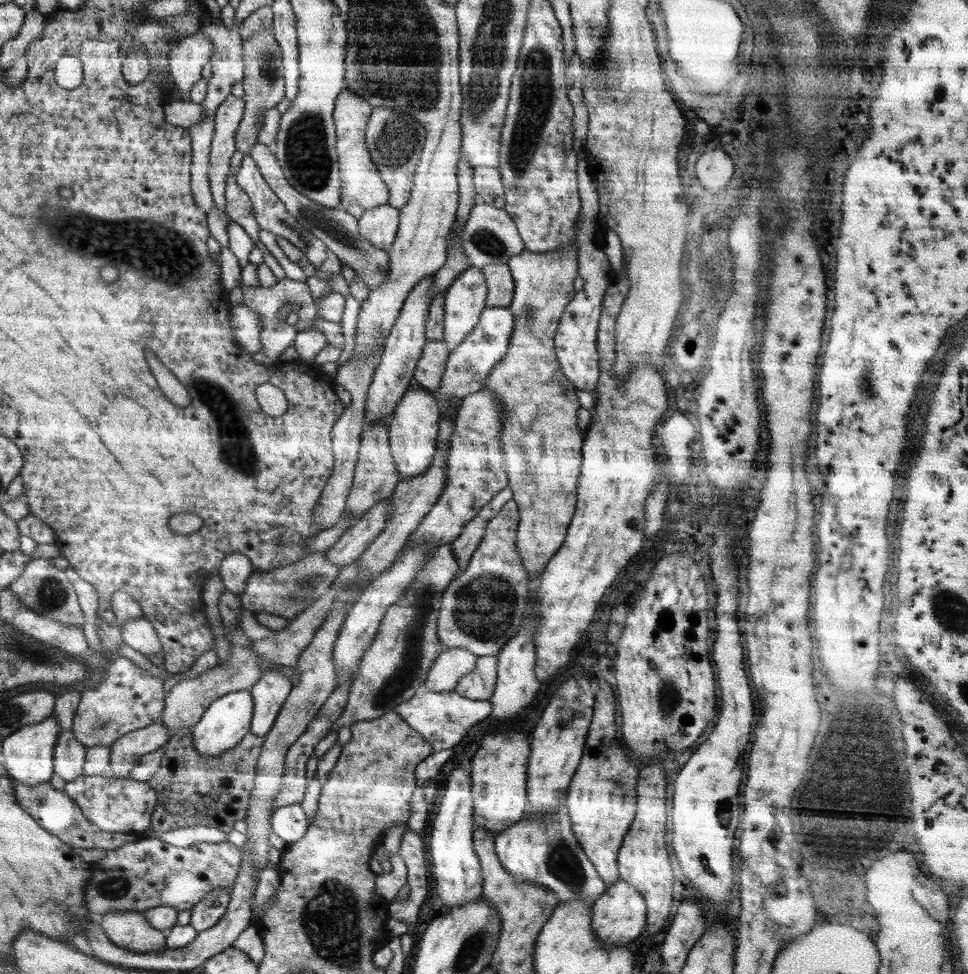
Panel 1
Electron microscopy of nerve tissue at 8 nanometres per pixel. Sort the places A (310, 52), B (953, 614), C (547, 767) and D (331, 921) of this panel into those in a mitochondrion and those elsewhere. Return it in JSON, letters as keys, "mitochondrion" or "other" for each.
{"A":"other","B":"mitochondrion","C":"other","D":"mitochondrion"}

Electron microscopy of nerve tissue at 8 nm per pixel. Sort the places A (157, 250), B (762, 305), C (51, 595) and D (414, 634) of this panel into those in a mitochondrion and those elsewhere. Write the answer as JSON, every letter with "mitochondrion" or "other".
{"A":"mitochondrion","B":"other","C":"mitochondrion","D":"mitochondrion"}

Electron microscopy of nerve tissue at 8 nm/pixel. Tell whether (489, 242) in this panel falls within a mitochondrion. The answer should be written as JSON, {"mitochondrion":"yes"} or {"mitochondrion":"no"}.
{"mitochondrion":"yes"}

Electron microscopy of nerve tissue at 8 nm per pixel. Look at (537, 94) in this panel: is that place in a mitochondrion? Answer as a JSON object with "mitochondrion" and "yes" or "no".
{"mitochondrion":"yes"}

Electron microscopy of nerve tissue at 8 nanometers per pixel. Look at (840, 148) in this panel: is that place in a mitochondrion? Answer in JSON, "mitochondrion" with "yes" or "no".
{"mitochondrion":"no"}

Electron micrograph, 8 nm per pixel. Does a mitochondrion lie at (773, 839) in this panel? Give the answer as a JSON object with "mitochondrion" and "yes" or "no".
{"mitochondrion":"no"}

